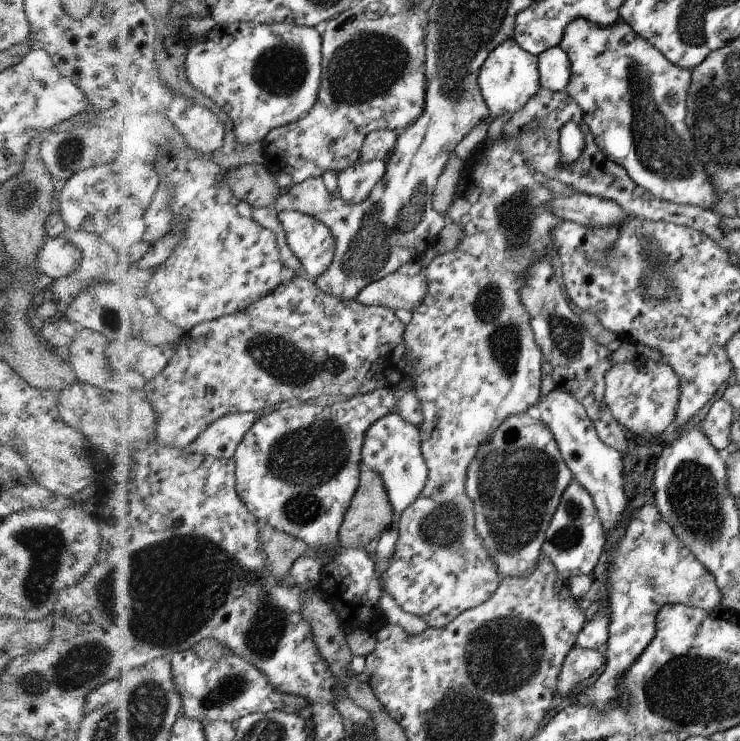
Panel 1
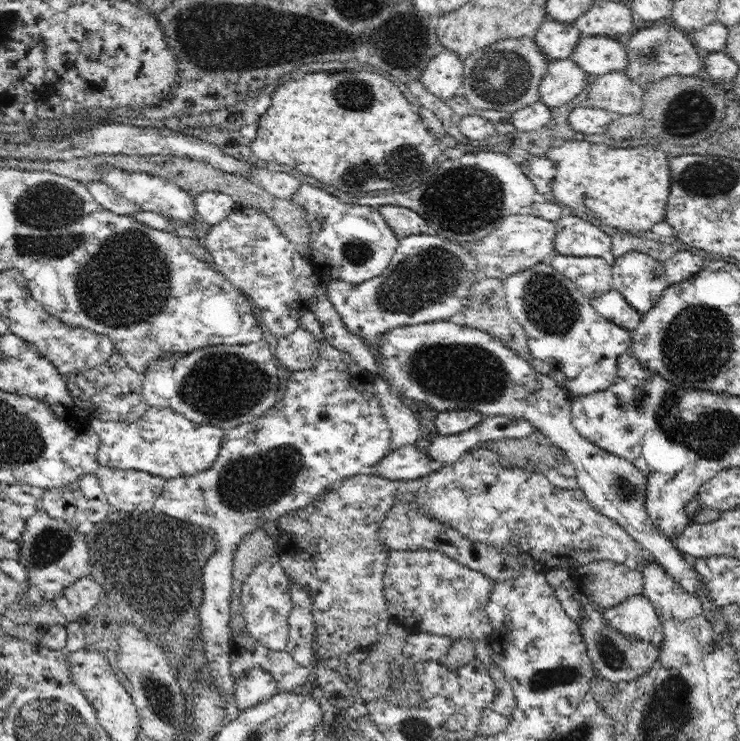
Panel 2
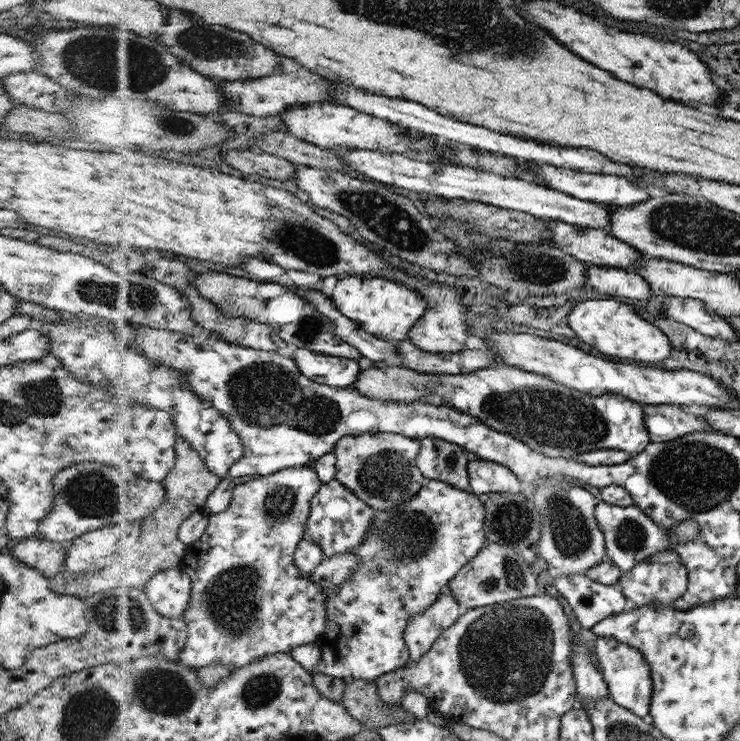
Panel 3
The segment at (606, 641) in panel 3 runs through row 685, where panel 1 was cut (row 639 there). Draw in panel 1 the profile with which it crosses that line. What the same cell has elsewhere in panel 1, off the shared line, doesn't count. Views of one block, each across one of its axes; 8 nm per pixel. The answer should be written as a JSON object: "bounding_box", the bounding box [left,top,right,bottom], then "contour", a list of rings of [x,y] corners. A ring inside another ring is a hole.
{"bounding_box":[571,504,721,712],"contour":[[[645,504],[631,512],[623,536],[615,543],[609,542],[605,550],[611,556],[605,570],[608,592],[605,602],[609,604],[610,615],[608,640],[602,649],[606,656],[605,669],[592,685],[583,688],[576,696],[574,690],[571,698],[571,705],[595,706],[599,712],[621,706],[625,690],[621,690],[619,684],[633,662],[651,644],[656,630],[655,615],[663,604],[711,610],[717,608],[721,600],[716,579],[677,538],[654,504]]]}

